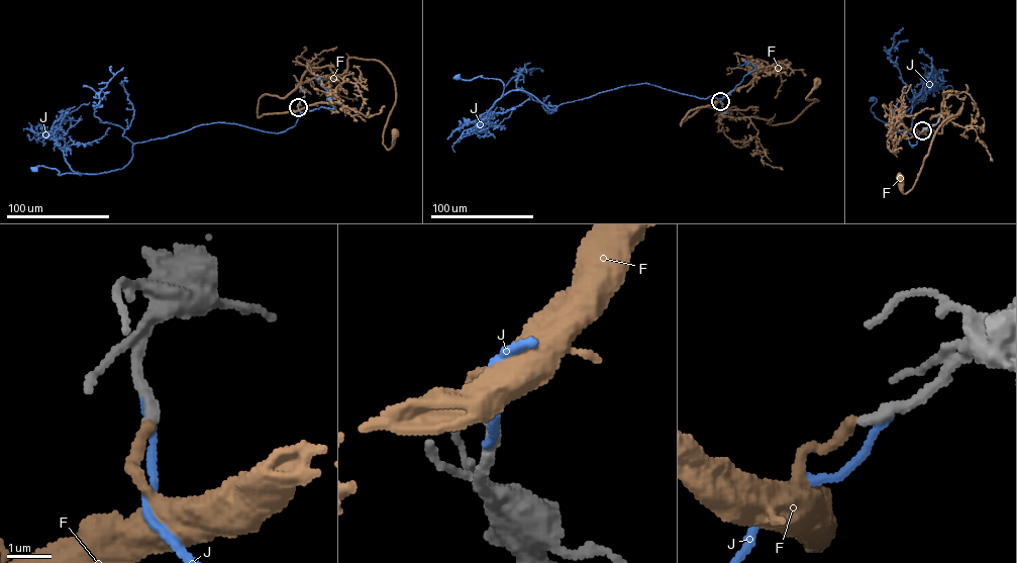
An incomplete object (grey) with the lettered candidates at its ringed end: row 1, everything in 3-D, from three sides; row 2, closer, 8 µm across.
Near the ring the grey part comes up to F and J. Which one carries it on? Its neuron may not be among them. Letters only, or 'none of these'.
F

